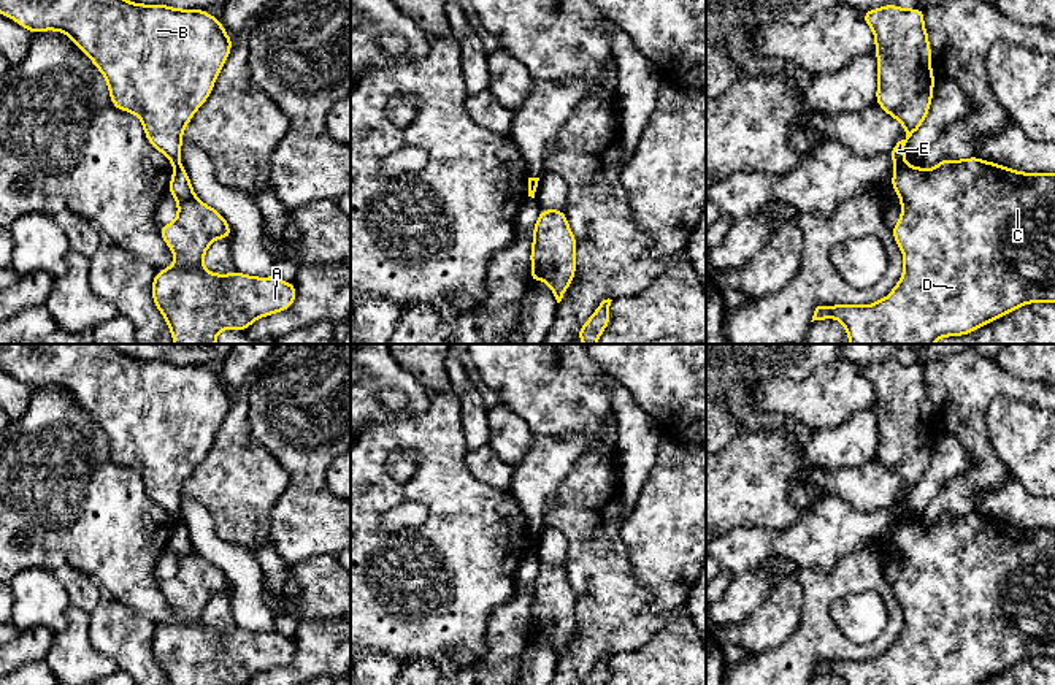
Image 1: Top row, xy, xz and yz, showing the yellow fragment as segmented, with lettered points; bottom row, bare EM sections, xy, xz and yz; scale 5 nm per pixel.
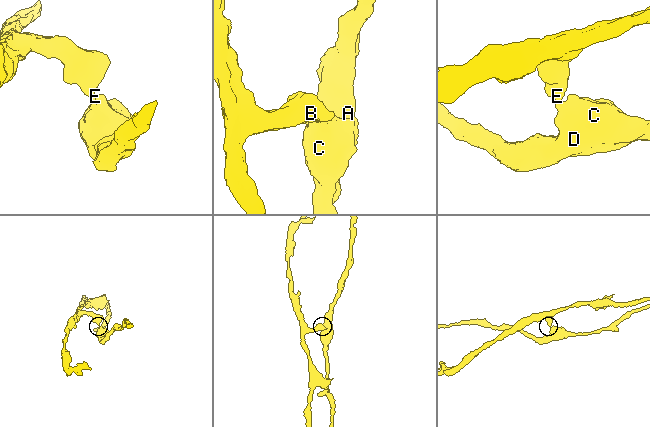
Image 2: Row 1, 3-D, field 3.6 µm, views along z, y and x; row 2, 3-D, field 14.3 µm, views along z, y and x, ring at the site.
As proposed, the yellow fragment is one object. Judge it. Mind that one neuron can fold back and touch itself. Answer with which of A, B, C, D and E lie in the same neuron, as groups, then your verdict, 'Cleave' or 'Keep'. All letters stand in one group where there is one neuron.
Groups: A C D / B E. Cleave

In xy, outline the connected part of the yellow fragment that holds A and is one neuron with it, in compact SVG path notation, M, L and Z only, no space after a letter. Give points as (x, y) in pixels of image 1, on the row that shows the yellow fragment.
M182 165L173 168L168 192L178 200L178 219L160 225L159 232L170 246L176 263L159 273L152 281L152 298L165 317L175 344L216 344L221 330L246 331L257 319L282 312L295 301L295 284L278 276L254 277L243 273L213 274L203 266L203 255L216 238L232 239L232 230L224 216L200 201Z

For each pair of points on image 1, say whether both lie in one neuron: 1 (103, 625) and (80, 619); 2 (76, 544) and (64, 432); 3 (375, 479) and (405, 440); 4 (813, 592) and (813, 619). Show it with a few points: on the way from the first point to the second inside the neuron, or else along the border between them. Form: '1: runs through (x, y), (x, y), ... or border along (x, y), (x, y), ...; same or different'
1: border along (88, 616), (89, 642), (105, 654); different
2: runs through (76, 516), (76, 506), (64, 492), (64, 460); same
3: runs through (375, 466), (375, 460), (392, 443); same
4: runs through (813, 598), (813, 612); same

